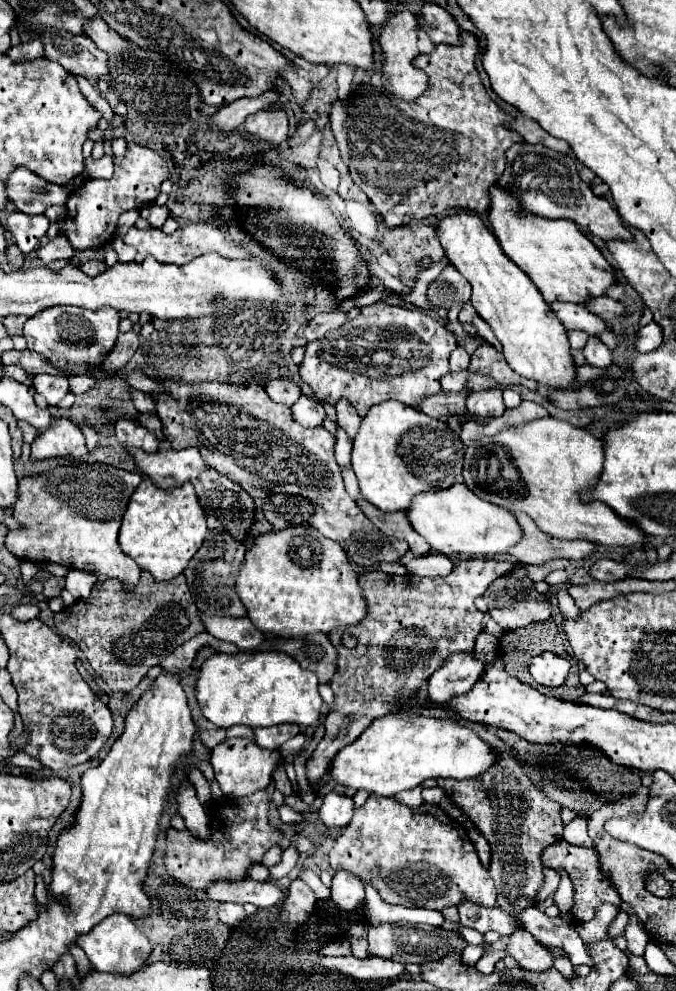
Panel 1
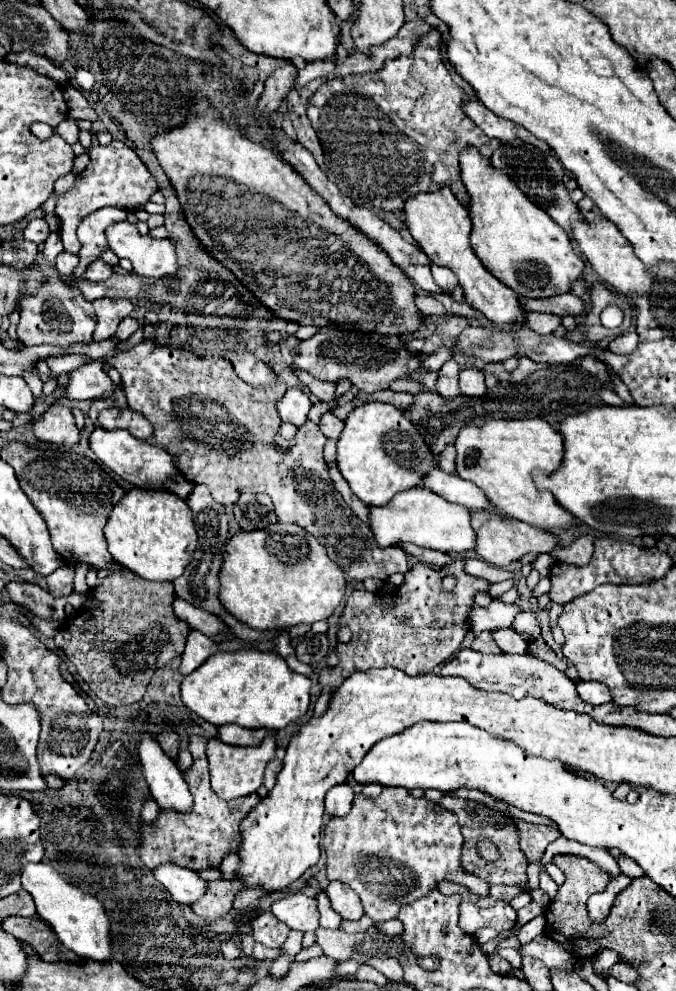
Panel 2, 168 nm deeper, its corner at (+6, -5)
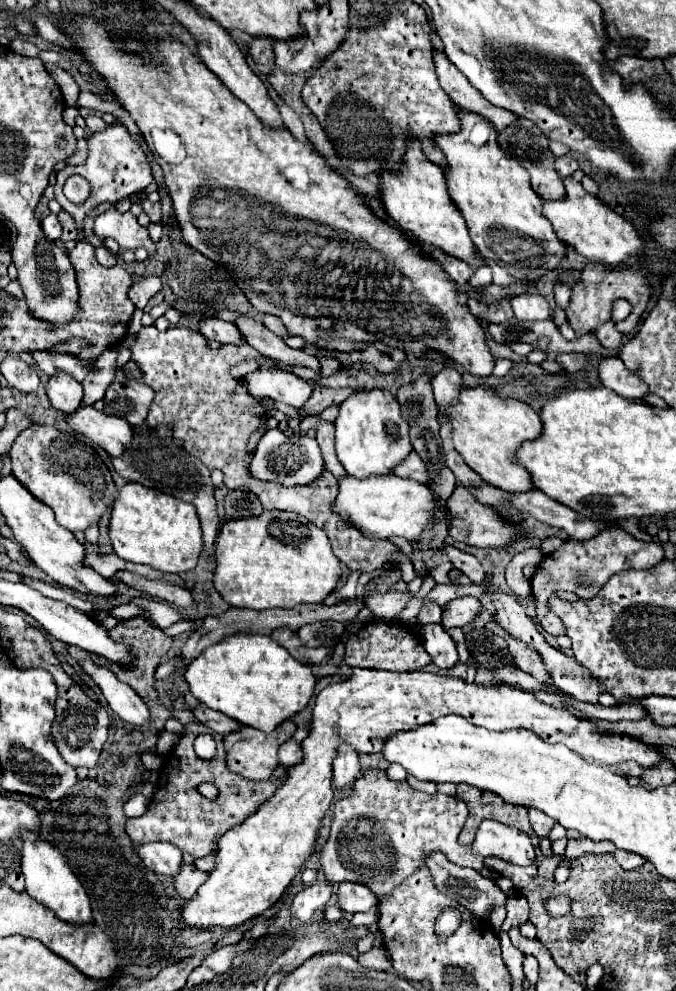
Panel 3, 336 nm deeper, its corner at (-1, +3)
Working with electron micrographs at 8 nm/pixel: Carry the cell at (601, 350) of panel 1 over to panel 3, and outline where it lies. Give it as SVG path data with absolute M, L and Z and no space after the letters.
M603 358L599 362L599 378L605 388L611 388L623 398L643 400L649 394L647 384L637 374L631 374L619 358Z

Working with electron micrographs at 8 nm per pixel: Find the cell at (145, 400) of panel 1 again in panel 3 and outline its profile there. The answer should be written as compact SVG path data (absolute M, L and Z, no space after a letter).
M29 350L29 354L33 356L37 368L49 376L55 372L71 372L71 376L75 376L79 382L83 382L83 378L93 370L93 364L89 364L89 366L79 364L79 360L75 360L69 354L51 354L51 352L43 352L43 350Z

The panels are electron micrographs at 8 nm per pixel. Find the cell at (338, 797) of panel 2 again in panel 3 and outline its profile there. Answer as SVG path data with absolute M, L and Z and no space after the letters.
M341 744L333 760L333 784L343 790L349 784L353 784L355 778L359 778L359 772L359 754L355 752L355 748Z

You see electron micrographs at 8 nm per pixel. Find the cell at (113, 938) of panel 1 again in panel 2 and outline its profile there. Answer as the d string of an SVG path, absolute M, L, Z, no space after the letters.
M28 864L22 870L22 888L34 898L36 912L46 920L56 932L58 940L78 954L80 958L106 962L114 956L112 936L110 936L110 918L104 906L88 892L82 892L74 884L68 884L52 866L46 864Z

